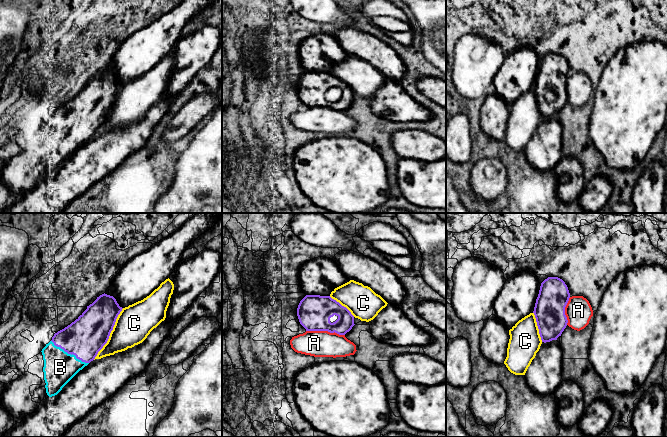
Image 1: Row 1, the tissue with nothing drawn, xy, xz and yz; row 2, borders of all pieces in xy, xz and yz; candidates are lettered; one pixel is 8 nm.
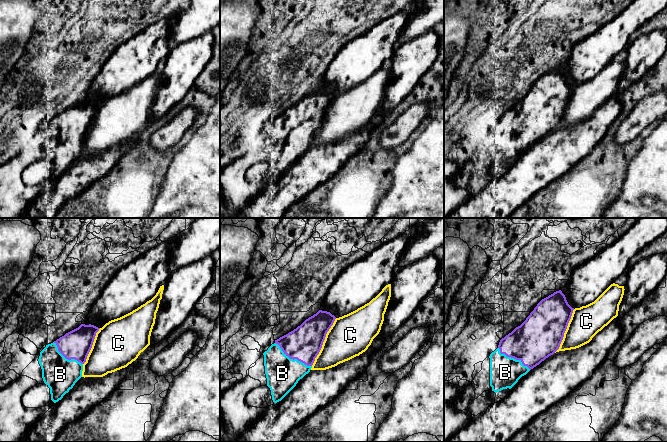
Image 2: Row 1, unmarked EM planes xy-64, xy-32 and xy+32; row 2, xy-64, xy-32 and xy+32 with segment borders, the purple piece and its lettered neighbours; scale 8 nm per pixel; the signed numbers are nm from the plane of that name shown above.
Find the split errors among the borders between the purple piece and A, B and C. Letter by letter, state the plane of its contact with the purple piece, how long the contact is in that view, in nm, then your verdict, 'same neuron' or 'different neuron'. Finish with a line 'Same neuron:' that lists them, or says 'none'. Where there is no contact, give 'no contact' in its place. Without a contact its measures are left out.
A: xz | 320 nm | different neuron
B: xy | 360 nm | same neuron
C: xy | 480 nm | different neuron
Same neuron: B

